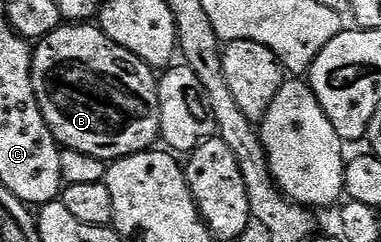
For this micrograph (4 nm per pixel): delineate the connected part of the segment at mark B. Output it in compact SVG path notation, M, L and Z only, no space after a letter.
M68 22L63 26L55 28L52 33L44 37L35 45L32 54L32 85L34 86L34 94L38 106L42 110L44 120L48 123L48 128L52 135L56 137L57 144L70 150L78 150L82 154L90 154L94 158L105 162L120 160L123 156L133 156L139 152L147 152L153 147L152 143L157 143L160 135L160 103L158 102L158 76L153 68L147 64L142 58L138 58L130 50L126 50L122 46L118 46L114 42L110 42L110 38L106 38L103 30L92 22Z

